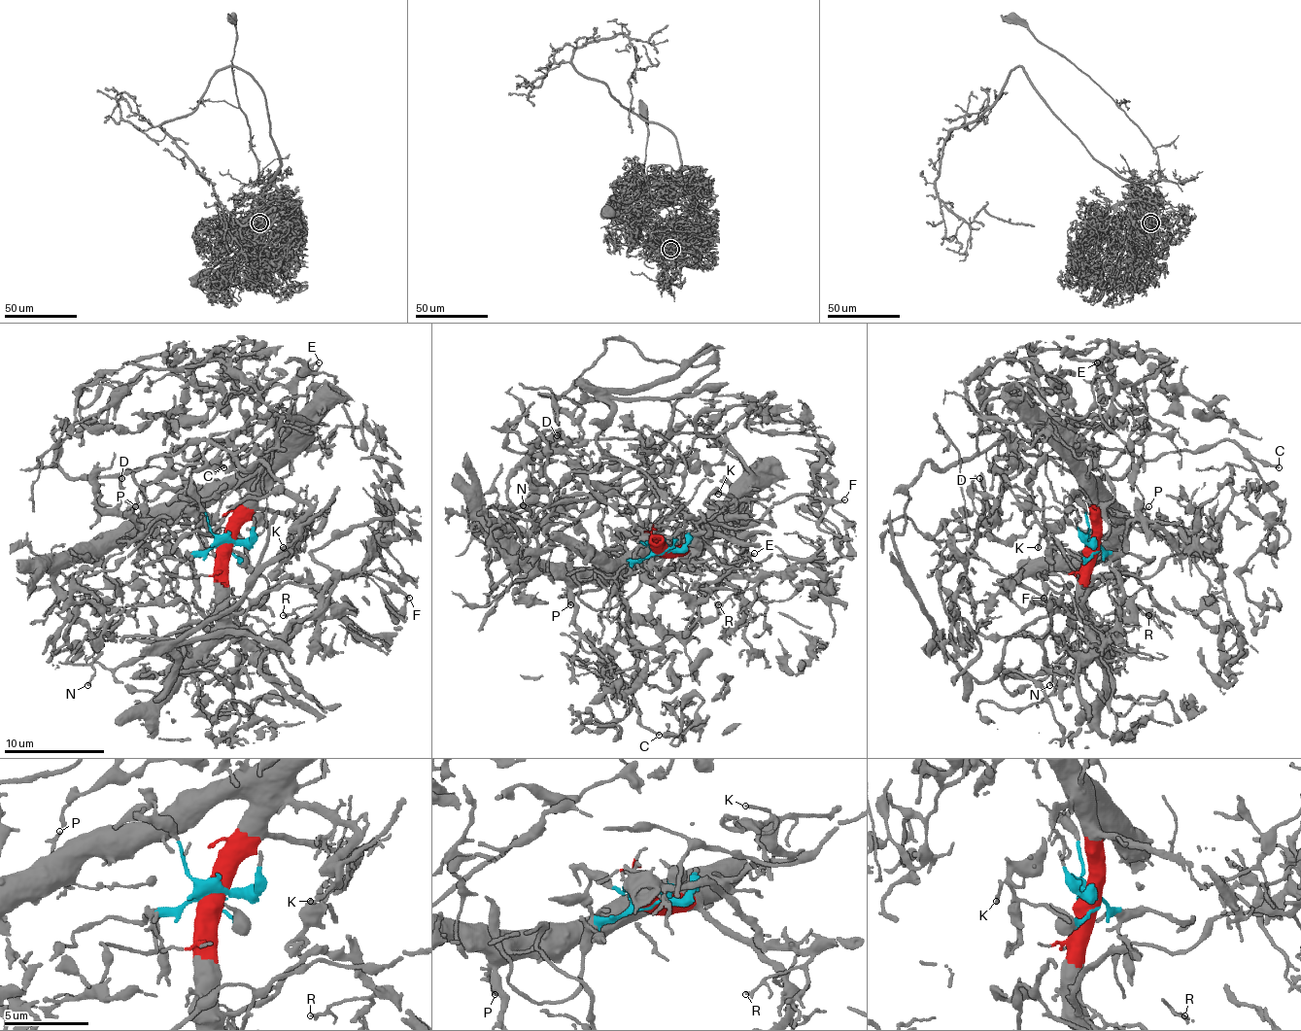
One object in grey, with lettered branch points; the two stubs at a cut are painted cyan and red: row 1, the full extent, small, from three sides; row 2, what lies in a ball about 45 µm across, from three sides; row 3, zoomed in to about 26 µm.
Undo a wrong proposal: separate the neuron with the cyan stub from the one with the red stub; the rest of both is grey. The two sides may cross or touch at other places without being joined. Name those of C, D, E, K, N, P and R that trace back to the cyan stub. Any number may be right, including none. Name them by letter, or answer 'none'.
C, D

